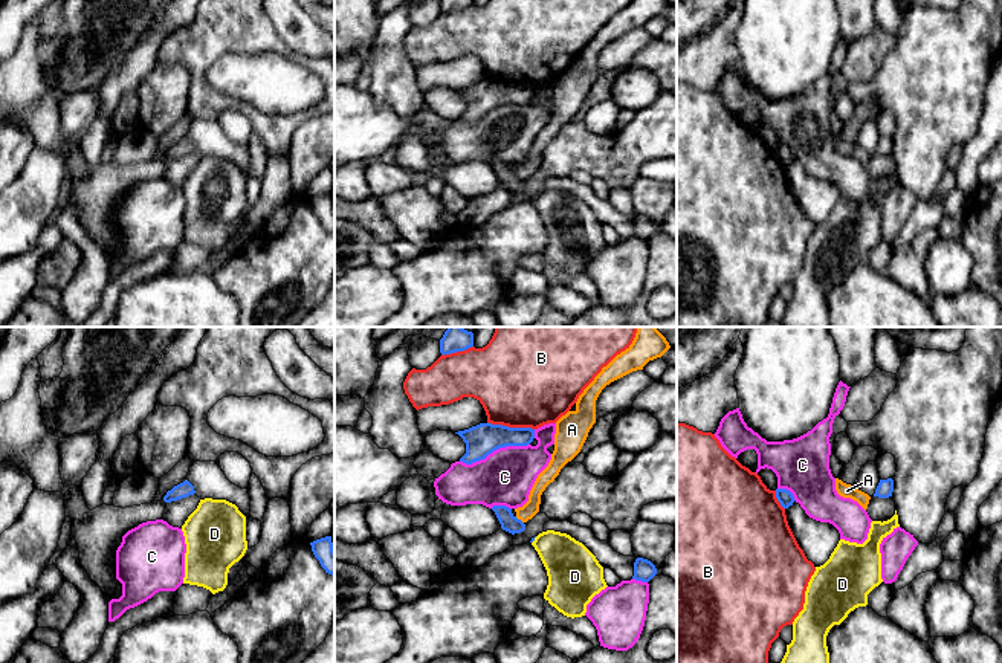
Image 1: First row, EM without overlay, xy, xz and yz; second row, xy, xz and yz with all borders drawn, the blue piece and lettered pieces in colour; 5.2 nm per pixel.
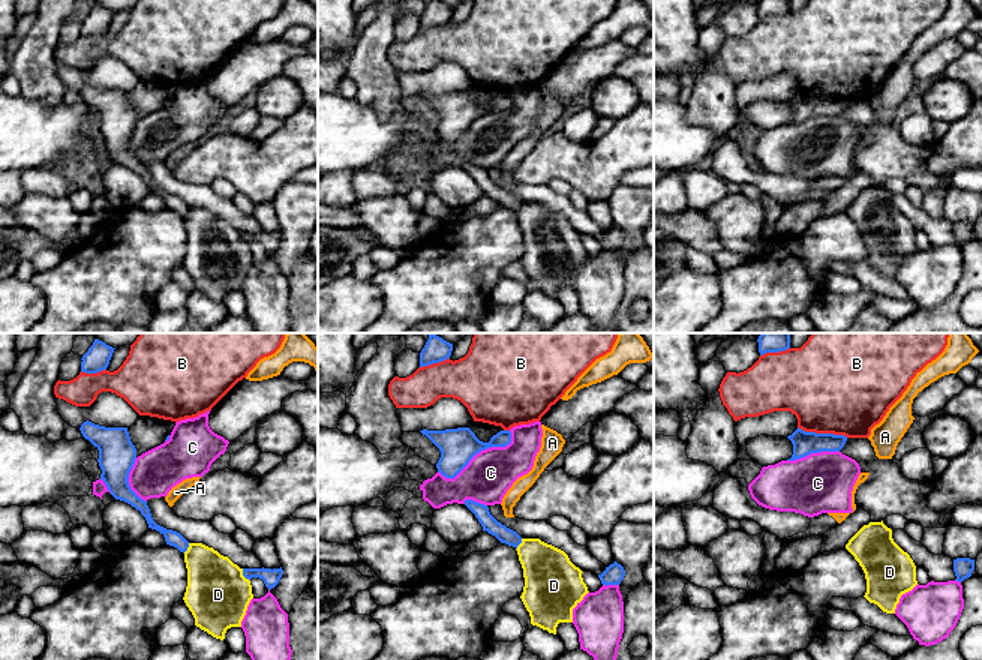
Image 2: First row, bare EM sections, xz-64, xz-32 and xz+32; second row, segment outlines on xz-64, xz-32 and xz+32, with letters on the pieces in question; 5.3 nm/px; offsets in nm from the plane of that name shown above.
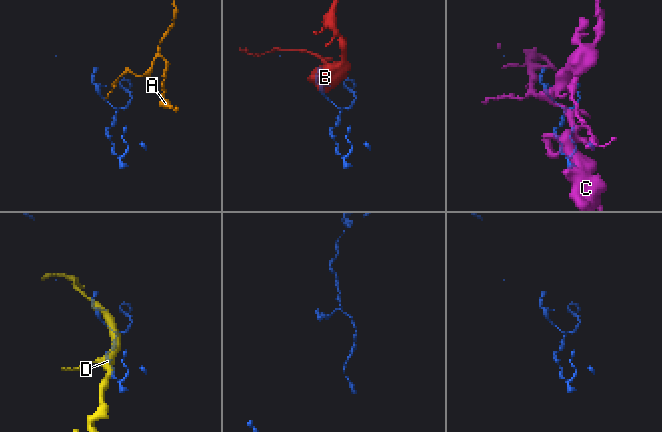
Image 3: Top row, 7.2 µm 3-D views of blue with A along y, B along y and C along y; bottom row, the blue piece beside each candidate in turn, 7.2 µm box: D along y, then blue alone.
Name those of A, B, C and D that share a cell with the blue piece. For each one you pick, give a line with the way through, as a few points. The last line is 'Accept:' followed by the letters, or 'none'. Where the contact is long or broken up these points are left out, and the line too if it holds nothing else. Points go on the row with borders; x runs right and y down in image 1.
Accept: none

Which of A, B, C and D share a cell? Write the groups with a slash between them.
A / B / C / D

